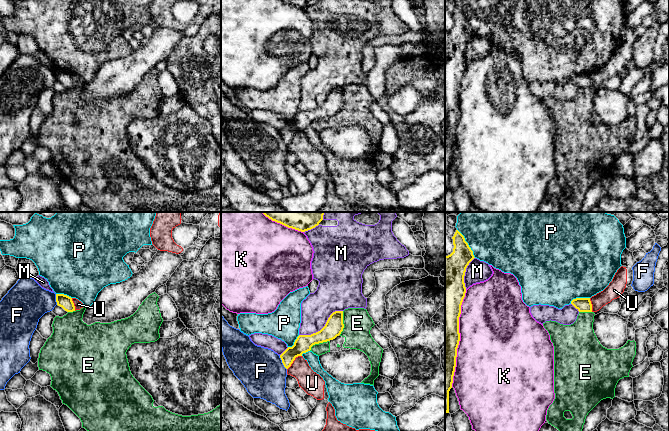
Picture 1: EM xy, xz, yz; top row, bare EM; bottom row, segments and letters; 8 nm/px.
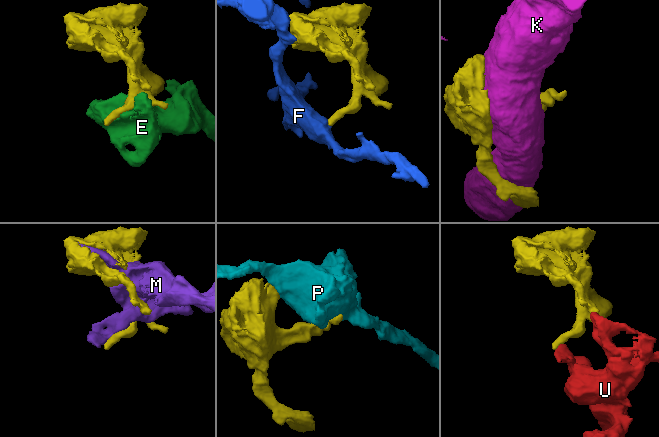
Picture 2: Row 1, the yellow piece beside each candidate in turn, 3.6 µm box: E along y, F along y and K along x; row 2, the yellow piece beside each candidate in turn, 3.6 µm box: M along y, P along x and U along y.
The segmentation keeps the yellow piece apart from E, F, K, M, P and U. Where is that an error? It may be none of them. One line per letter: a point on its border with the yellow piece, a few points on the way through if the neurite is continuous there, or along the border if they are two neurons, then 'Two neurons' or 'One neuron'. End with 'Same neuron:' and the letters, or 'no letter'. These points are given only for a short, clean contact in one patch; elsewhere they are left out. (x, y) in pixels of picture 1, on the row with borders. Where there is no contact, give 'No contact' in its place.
E: Touches yellow at xz (342, 323). Two neurons
F: Touches yellow at xz (282, 362). Boundary: xz (279, 355), (286, 369). Two neurons
K: Touches yellow at yz (459, 338). Two neurons
M: Touches yellow at xz (323, 327). Two neurons
P: Touches yellow at yz (467, 243). Two neurons
U: Touches yellow at xz (293, 360). Two neurons
Same neuron: no letter

